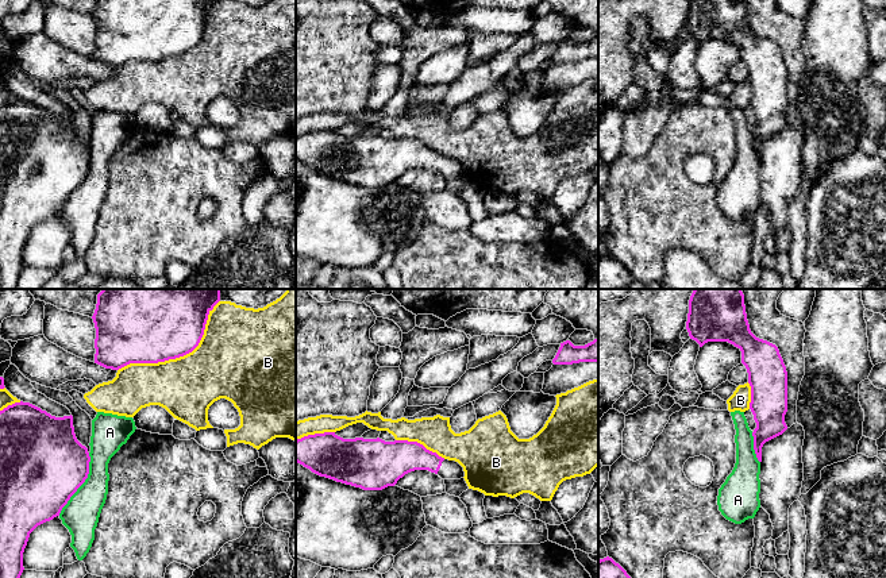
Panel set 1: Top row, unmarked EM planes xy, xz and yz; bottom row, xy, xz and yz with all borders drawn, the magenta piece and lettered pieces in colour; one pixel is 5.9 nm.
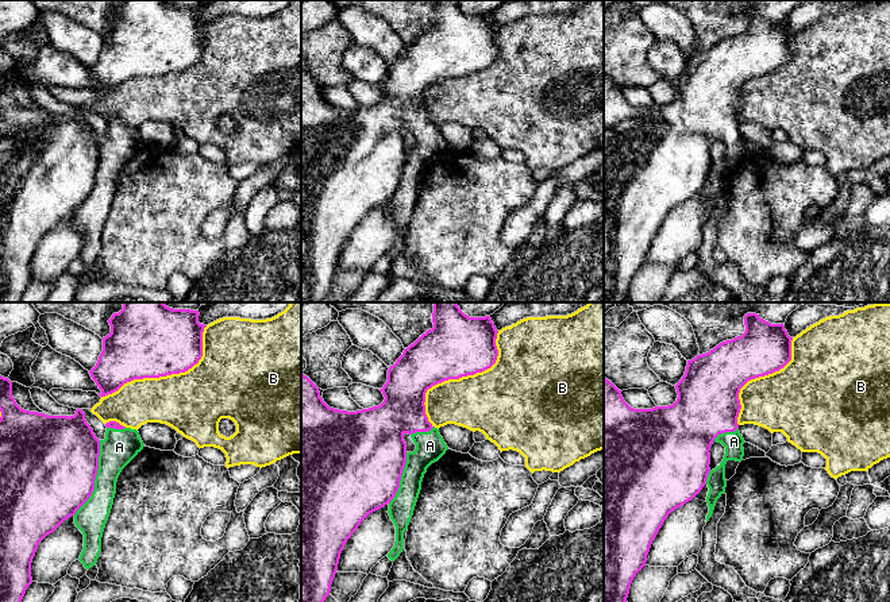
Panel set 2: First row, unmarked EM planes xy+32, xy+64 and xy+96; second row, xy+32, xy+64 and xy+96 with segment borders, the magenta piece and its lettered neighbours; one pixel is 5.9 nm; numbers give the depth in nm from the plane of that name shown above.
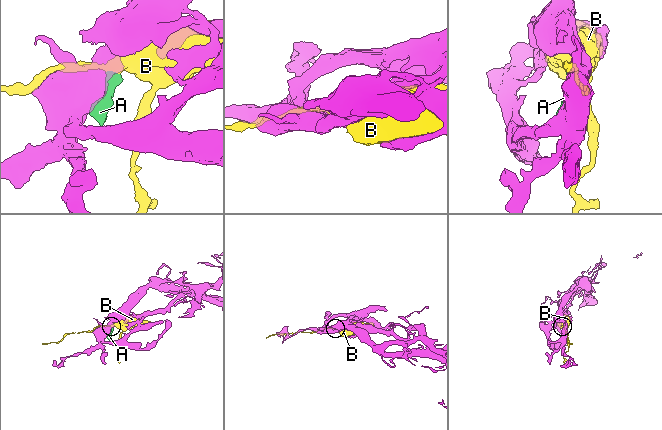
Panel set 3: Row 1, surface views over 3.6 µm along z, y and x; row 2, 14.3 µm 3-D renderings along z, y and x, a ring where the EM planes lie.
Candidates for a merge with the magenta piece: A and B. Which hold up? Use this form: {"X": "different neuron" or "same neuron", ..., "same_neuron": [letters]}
{"A": "same neuron", "B": "different neuron", "same_neuron": ["A"]}

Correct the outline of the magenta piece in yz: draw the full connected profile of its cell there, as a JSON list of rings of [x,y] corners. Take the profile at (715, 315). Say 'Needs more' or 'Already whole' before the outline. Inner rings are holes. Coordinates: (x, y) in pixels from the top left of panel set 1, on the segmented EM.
Needs more. [[[694,289],[686,330],[700,347],[708,342],[728,342],[737,347],[748,373],[750,409],[756,428],[750,429],[744,412],[731,412],[736,429],[736,463],[717,496],[721,515],[741,524],[754,519],[760,508],[762,447],[787,429],[786,366],[775,344],[751,332],[741,289]]]

